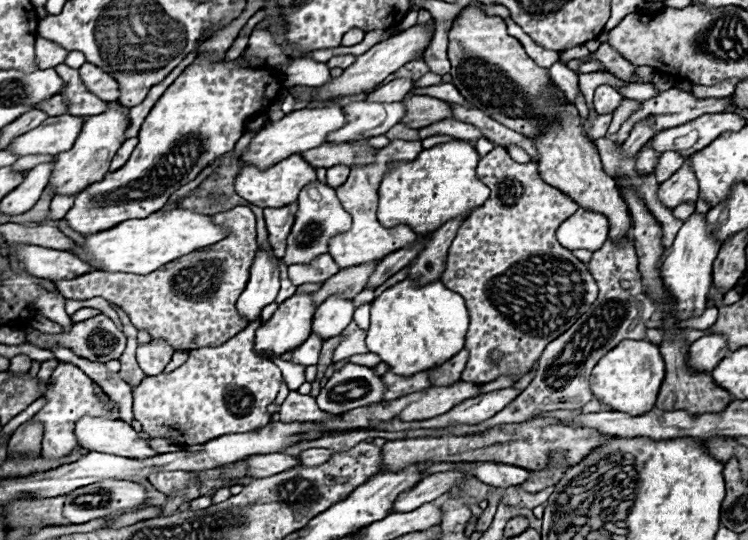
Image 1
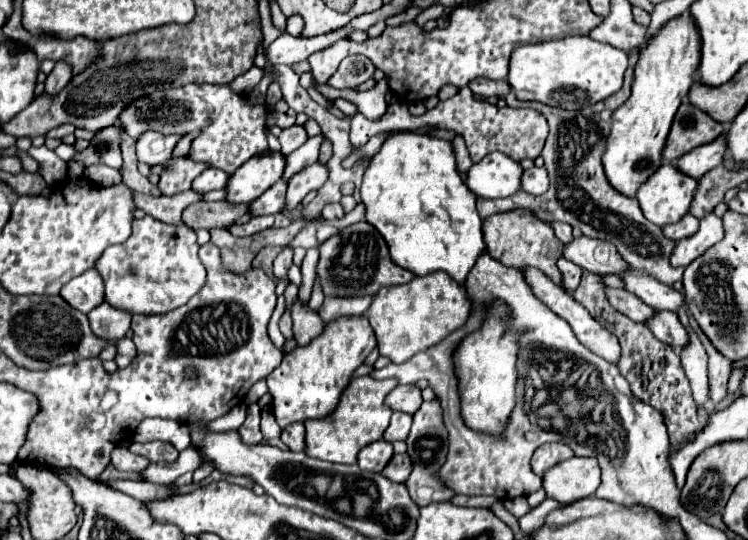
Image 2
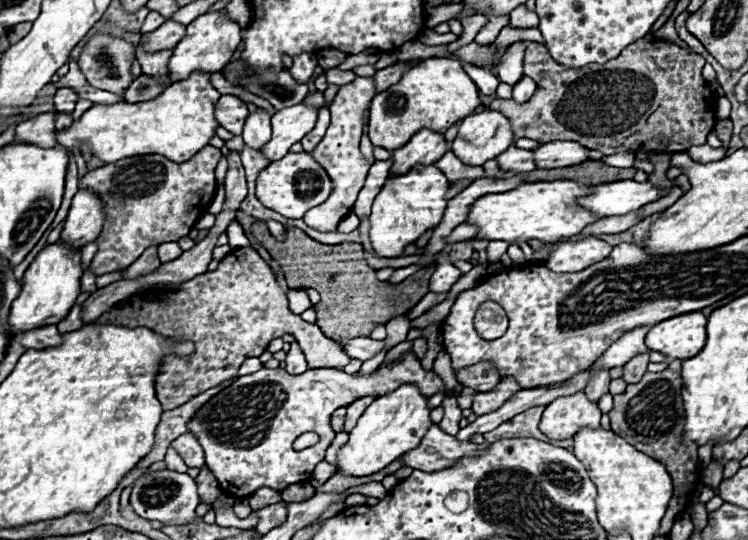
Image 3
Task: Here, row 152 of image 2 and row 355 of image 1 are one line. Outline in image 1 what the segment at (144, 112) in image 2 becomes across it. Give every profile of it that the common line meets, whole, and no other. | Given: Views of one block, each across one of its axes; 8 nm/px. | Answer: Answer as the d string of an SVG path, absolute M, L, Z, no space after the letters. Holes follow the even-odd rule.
M260 320L248 324L242 332L238 332L238 336L230 338L226 344L220 344L216 348L192 350L188 360L170 374L146 376L136 386L136 392L134 392L134 416L142 424L144 432L150 438L160 436L170 440L176 446L186 448L192 444L204 444L218 436L242 434L242 432L250 432L260 426L266 426L270 422L268 406L274 402L280 390L282 374L274 362L254 352L254 332L258 330L260 324L262 324Z

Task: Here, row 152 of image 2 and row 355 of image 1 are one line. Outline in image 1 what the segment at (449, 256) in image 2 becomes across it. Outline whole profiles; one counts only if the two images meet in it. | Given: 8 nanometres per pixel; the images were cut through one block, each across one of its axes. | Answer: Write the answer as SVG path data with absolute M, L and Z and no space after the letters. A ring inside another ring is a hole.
M402 280L372 302L366 346L390 366L390 372L414 376L442 366L458 354L464 348L467 330L468 312L460 294L444 288L440 280L422 288L416 288L412 280Z

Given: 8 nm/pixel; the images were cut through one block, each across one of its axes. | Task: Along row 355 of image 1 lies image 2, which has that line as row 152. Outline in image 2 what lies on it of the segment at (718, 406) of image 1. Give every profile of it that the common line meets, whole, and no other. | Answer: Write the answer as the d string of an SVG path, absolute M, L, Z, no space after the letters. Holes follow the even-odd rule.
M684 100L674 116L662 156L670 162L678 160L692 148L712 142L722 132L724 132L722 124L718 124L708 114L704 114L702 110L696 110L690 102Z

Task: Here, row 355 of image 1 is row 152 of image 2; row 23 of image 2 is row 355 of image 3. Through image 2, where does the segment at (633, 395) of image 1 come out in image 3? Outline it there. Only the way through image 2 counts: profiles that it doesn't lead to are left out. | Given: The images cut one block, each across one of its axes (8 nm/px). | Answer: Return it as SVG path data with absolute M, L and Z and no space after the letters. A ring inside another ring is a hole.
M686 312L670 320L662 320L646 334L646 346L670 358L686 360L704 348L706 316L702 312Z

